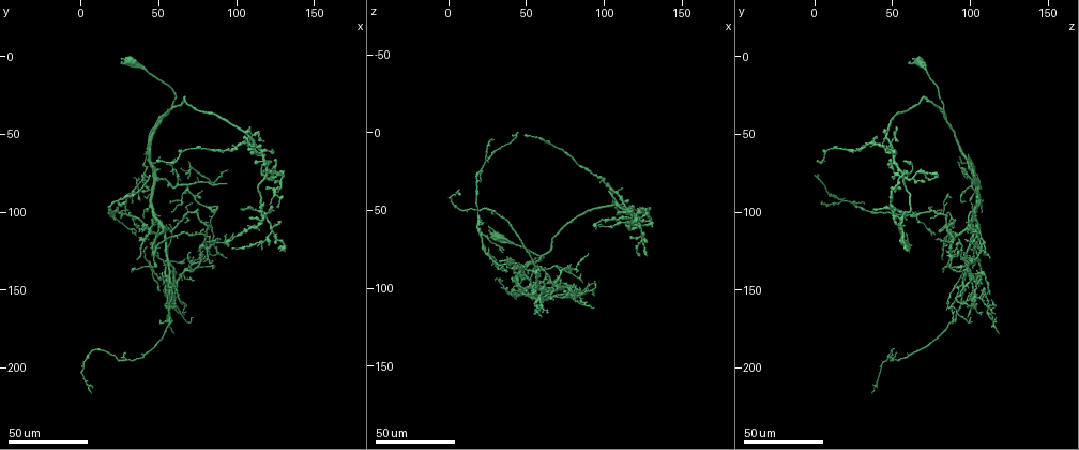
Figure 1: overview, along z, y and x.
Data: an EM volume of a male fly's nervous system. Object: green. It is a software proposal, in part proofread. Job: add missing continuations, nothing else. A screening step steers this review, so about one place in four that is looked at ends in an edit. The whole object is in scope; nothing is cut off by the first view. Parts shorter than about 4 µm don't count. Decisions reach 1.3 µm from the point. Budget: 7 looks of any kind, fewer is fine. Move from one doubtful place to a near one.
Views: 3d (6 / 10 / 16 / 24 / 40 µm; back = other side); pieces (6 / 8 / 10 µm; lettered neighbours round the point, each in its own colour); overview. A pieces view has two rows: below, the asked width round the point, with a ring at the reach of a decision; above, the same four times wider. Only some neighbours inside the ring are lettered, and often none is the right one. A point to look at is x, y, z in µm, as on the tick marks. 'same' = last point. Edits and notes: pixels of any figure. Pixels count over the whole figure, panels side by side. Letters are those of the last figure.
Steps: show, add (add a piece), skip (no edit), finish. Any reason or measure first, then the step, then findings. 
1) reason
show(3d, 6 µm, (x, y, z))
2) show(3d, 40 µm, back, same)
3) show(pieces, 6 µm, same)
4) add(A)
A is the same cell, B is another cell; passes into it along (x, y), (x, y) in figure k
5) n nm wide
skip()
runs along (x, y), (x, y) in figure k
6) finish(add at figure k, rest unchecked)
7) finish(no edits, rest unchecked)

long arm stops here
show(3d, 24 µm, (98, 114, 60))

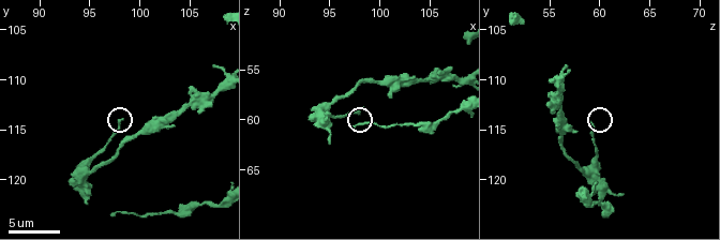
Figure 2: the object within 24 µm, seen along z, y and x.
show(pieces, 8 µm, (98.2, 114.2, 59.0))

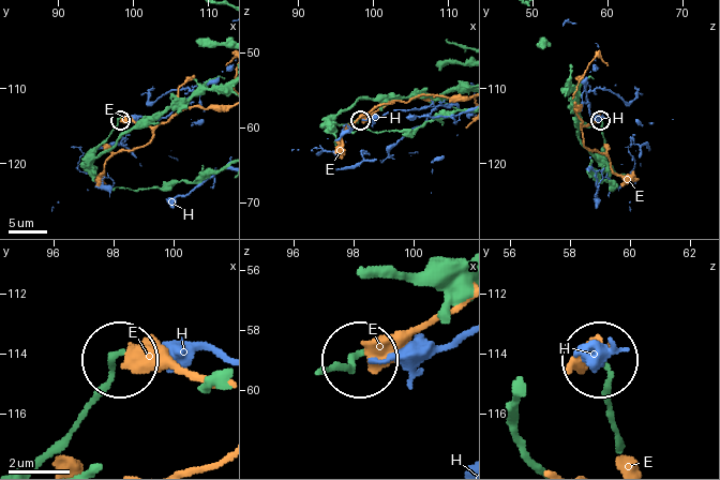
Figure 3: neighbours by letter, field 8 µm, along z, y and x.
210 nm wide
skip()
E and H are other cells; runs along (39, 459), (100, 390), (113, 361) in figure 3; none of them fits

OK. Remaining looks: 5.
show(3d, 40 µm, (104, 52, 40))

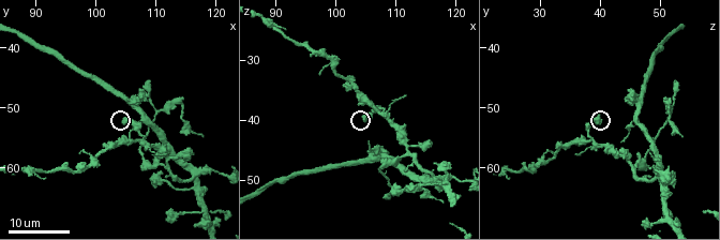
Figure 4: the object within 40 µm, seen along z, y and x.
zoom in
show(3d, 6 µm, same)

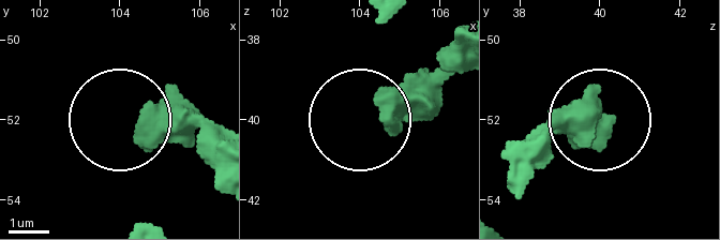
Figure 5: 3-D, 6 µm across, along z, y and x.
what lies round it
show(pieces, 10 µm, (104.90, 52.05, 40.20))

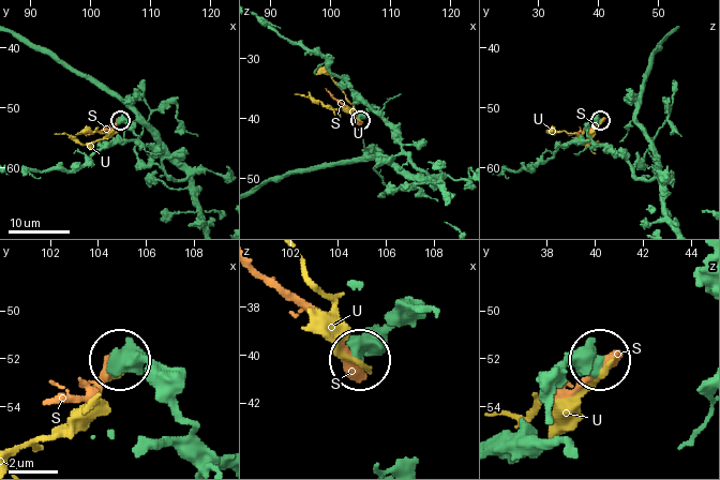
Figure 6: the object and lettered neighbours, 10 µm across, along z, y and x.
520 nm wide
skip()
S and U are other cells; runs along (429, 312), (404, 316), (363, 357) in figure 6; no lettered piece goes on from it

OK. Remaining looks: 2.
long arm stops here
show(3d, 24 µm, (96, 74, 96))

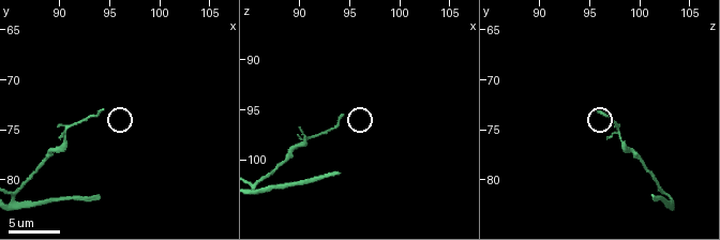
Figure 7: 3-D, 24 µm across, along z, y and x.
show(pieces, 8 µm, (94.2, 73.0, 95.4))

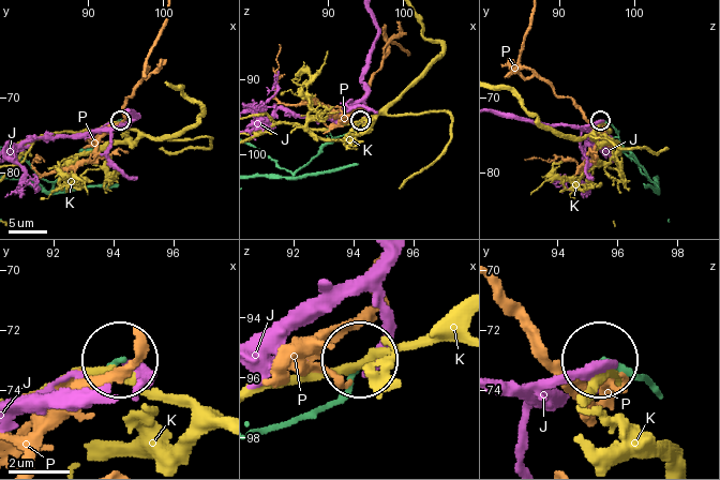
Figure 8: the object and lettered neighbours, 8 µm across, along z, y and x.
skip()
J, K and P are other cells; no lettered piece goes on from it

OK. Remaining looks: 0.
finish(no edits, rest unchecked)

